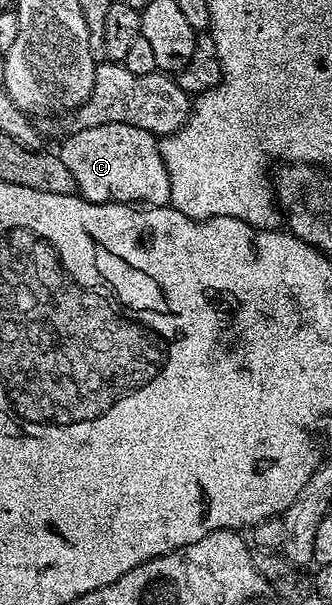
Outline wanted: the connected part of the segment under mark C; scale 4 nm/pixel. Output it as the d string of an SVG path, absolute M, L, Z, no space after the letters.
M99 124L95 128L73 130L70 138L59 149L59 157L67 164L67 172L75 176L77 194L89 202L123 202L141 206L168 206L171 182L158 139L143 128L131 124Z

